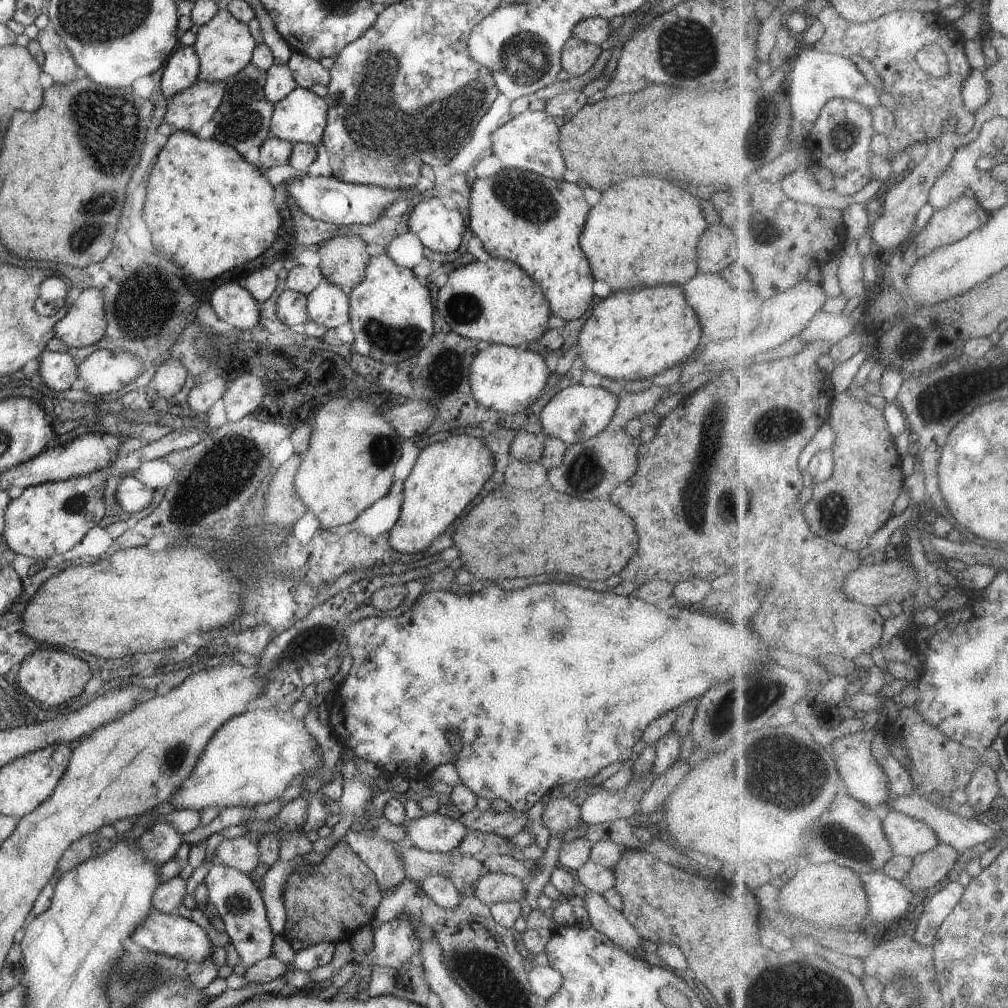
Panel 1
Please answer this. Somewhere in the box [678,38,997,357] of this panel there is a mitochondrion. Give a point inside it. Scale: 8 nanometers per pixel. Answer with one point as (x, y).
(766, 111)

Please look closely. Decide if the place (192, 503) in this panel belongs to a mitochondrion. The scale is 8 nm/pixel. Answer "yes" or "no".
yes

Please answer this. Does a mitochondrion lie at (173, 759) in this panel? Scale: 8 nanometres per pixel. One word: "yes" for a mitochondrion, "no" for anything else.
yes

